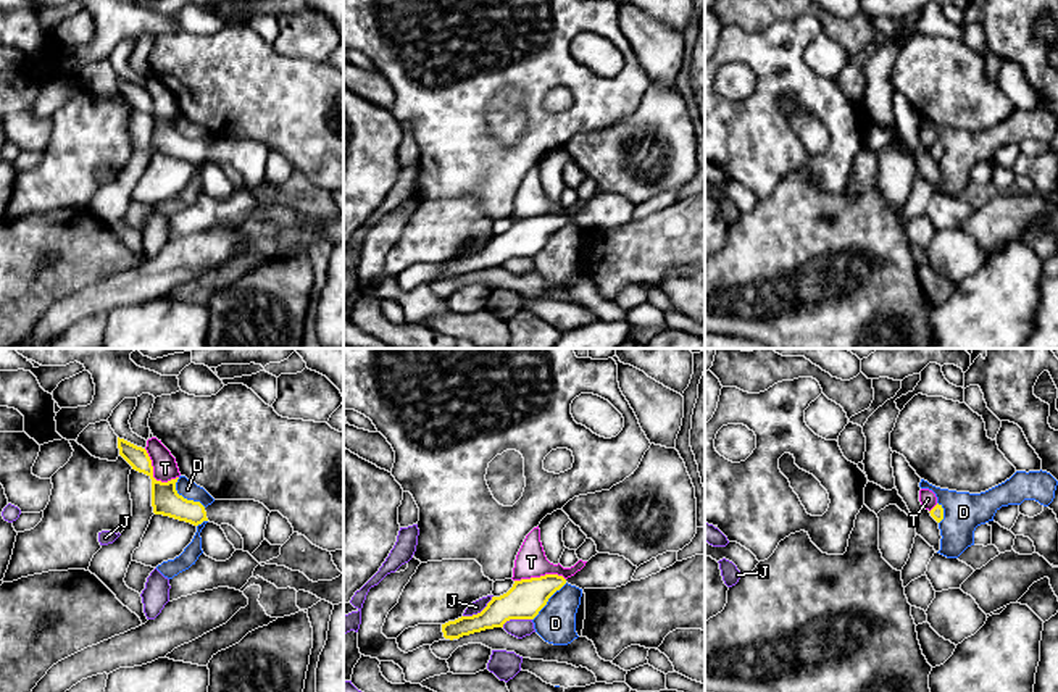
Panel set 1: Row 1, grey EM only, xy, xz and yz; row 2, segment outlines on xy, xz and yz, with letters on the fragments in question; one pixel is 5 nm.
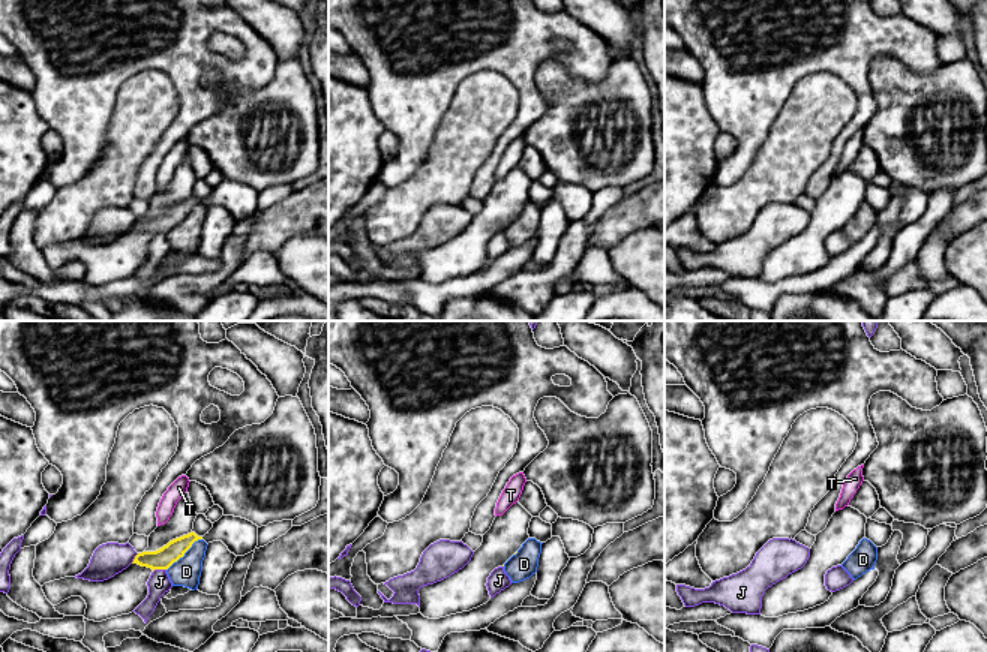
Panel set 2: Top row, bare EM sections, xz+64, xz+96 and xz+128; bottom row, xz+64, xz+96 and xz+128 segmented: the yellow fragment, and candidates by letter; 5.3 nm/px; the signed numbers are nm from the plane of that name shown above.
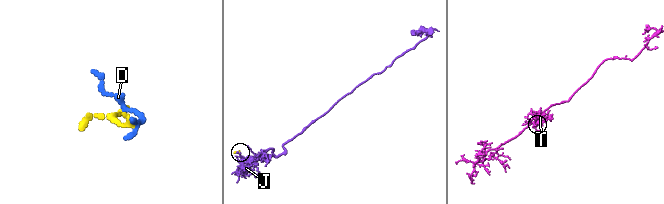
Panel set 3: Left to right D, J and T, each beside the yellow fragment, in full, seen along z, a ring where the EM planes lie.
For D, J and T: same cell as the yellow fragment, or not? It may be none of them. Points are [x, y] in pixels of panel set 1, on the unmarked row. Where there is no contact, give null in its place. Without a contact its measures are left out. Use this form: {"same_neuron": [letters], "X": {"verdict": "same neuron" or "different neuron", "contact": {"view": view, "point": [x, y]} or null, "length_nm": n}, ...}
{"same_neuron": [], "D": {"verdict": "different neuron", "contact": {"view": "xy", "point": [183, 136]}, "length_nm": 200}, "J": {"verdict": "different neuron", "contact": {"view": "xz", "point": [481, 250]}, "length_nm": 190}, "T": {"verdict": "different neuron", "contact": {"view": "xy", "point": [152, 113]}, "length_nm": 220}}

